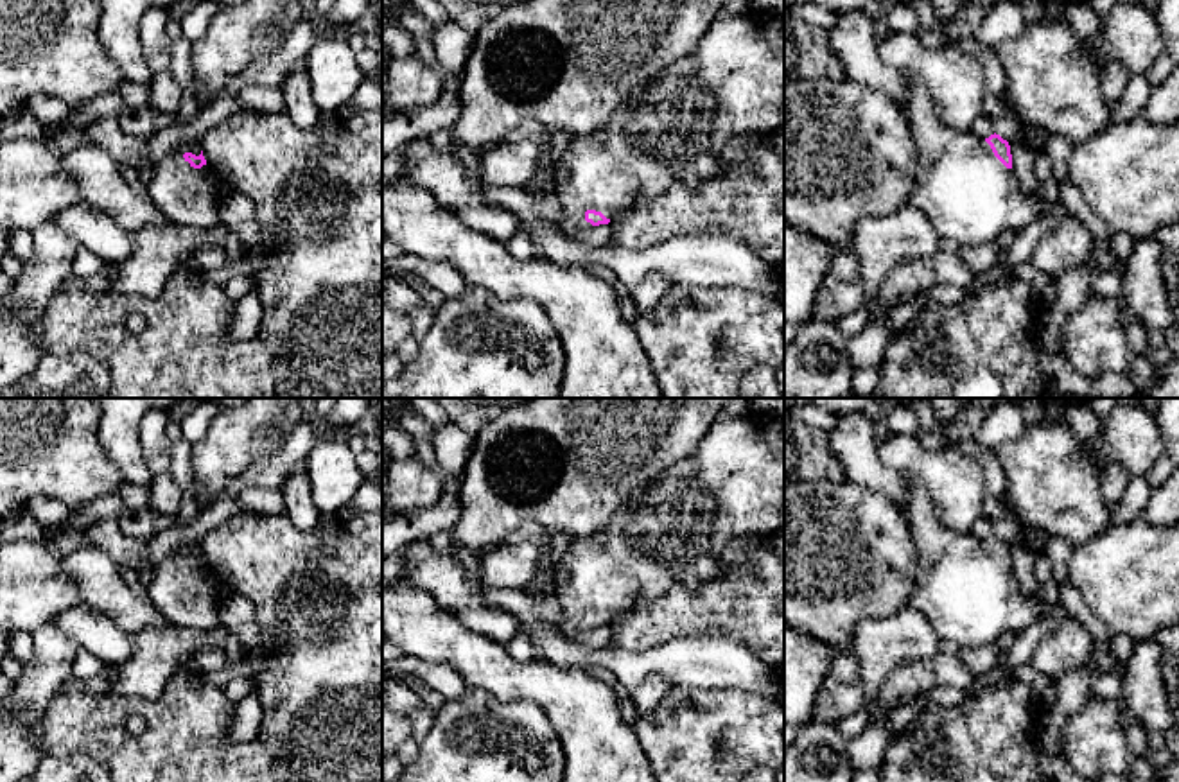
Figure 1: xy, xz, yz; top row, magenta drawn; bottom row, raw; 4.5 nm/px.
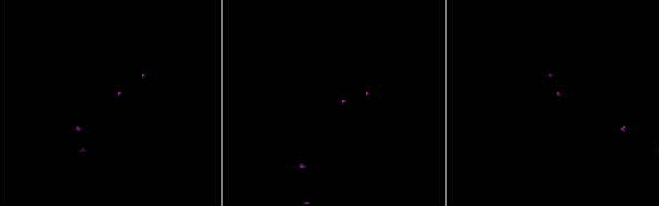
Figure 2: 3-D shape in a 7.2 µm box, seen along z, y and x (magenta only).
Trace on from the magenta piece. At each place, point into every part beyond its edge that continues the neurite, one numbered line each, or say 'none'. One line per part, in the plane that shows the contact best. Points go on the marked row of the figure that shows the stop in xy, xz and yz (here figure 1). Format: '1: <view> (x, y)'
1: xz (672, 130)

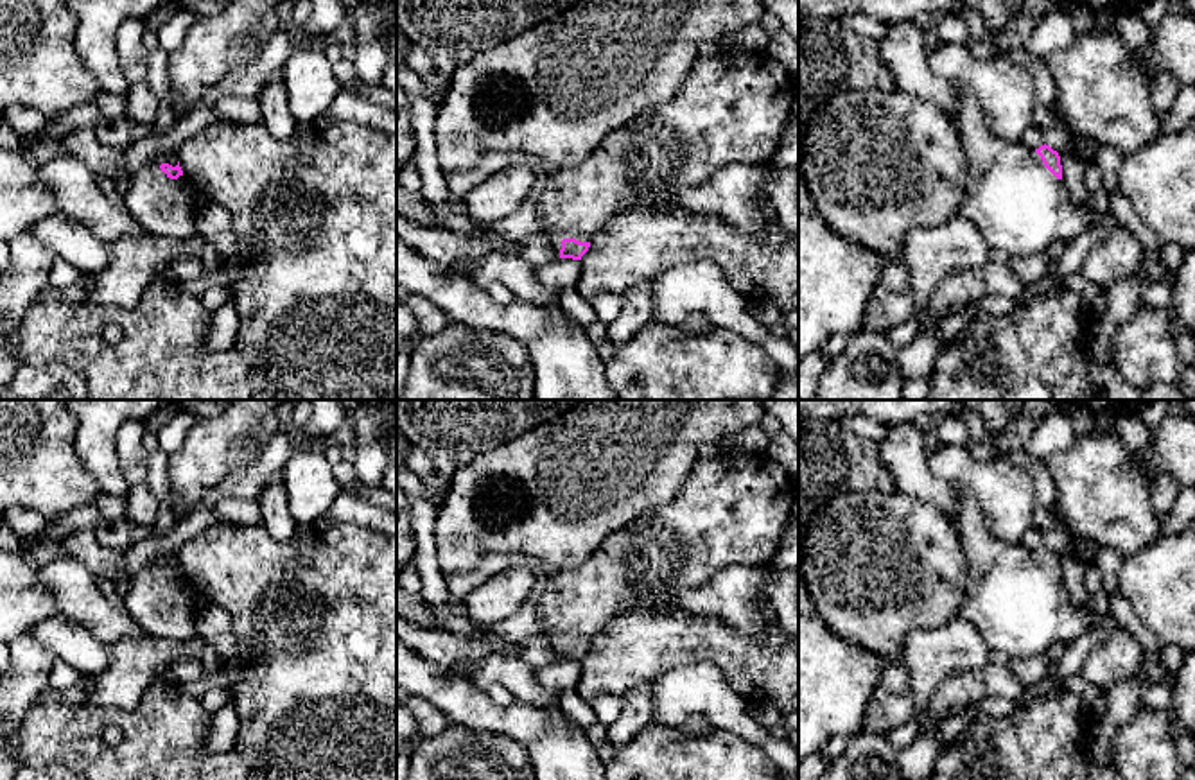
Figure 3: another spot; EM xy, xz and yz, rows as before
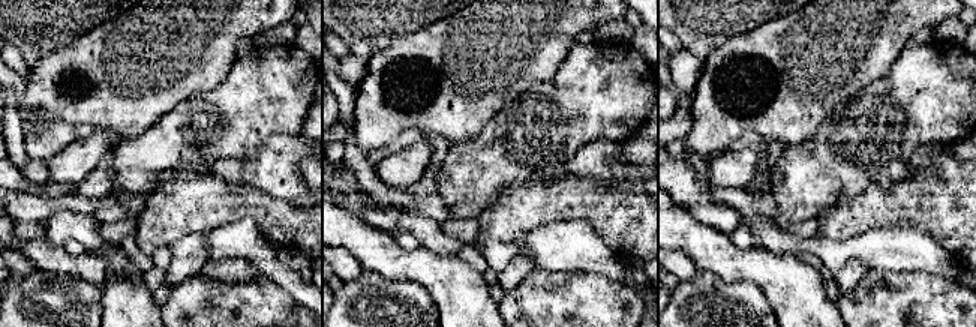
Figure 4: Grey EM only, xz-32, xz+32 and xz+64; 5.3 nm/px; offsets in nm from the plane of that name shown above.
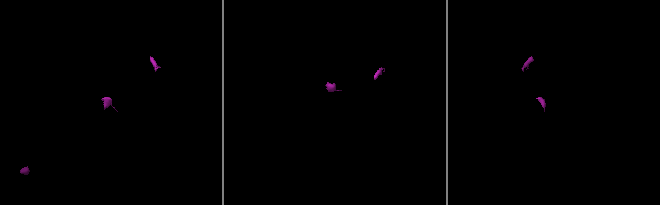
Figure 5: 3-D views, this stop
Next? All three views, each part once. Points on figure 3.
1: xz (732, 108)

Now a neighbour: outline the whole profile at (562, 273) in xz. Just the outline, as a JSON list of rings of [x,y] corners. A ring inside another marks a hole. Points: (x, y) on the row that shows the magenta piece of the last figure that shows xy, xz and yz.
[[[558,258],[556,262],[536,267],[536,280],[551,289],[576,287],[581,273],[580,260]]]

